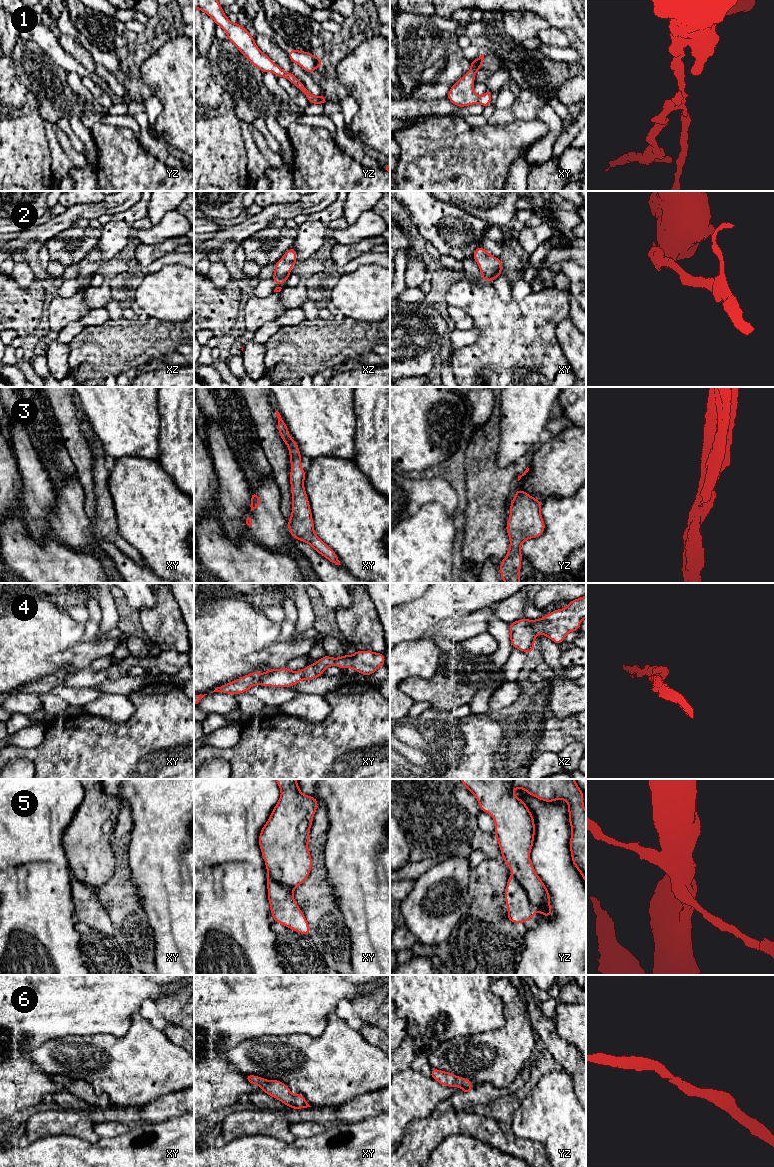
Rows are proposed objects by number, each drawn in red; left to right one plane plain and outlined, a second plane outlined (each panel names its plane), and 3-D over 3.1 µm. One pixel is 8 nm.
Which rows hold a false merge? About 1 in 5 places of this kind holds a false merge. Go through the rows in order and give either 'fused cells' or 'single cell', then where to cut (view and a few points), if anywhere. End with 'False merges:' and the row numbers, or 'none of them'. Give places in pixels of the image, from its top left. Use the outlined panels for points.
1: fused cells; cut in yz along (315, 96), (319, 102)
2: single cell; no cut
3: single cell; no cut
4: single cell; no cut
5: fused cells; cut in yz along (512, 874), (523, 888), (534, 912)
6: single cell; no cut
False merges: 1, 5

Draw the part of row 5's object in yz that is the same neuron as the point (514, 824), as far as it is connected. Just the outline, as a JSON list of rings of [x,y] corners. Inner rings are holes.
[[[460,779],[477,799],[481,811],[490,814],[495,822],[494,835],[497,838],[502,858],[510,868],[512,875],[524,888],[529,902],[535,912],[545,917],[552,915],[549,892],[543,881],[536,874],[530,860],[535,836],[534,818],[527,805],[513,795],[517,788],[544,802],[565,800],[568,804],[569,823],[571,826],[570,852],[573,865],[577,868],[586,883],[586,811],[584,793],[574,779]]]

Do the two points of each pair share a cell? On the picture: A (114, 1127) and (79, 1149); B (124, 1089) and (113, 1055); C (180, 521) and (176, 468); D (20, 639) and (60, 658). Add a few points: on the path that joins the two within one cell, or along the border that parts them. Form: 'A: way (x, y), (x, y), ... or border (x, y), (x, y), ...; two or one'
A: border (123, 1133), (117, 1136), (100, 1137); two
B: way (124, 1081), (124, 1071), (116, 1063); one
C: border (162, 468), (183, 493); two
D: border (75, 644), (63, 651), (58, 651), (50, 660); two

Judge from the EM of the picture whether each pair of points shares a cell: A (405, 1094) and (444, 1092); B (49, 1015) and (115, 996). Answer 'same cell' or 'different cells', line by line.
A: same cell
B: same cell

